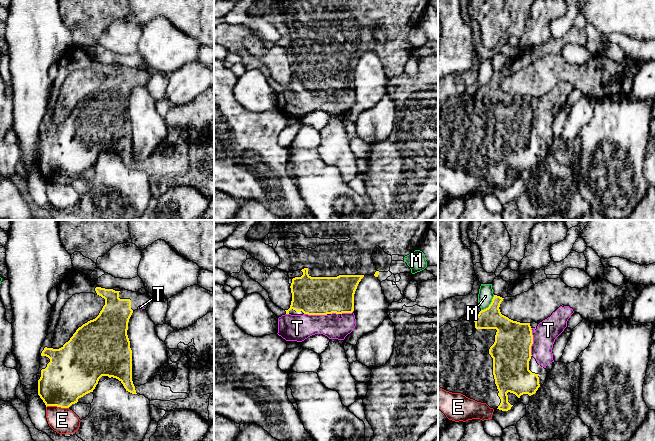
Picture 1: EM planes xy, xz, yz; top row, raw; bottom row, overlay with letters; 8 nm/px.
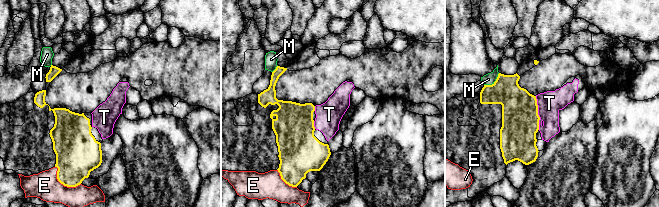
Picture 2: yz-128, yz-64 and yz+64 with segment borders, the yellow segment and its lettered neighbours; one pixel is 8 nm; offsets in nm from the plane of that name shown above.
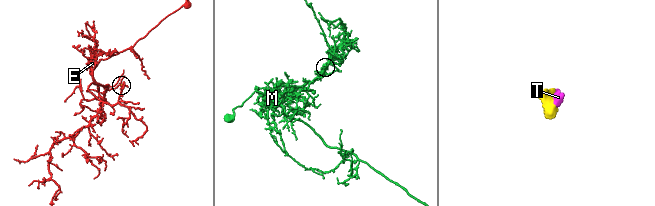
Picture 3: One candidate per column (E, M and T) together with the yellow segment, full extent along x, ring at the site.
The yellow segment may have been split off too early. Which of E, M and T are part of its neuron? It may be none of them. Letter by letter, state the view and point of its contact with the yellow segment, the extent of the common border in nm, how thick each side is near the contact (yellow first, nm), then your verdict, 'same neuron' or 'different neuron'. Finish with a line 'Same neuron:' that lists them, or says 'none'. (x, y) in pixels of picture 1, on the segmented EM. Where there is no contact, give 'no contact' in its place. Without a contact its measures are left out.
E: meets yellow in xy at (57, 406); contact 180 nm long; 380 nm thick on the yellow side, 200 nm on the other; different neuron
M: meets yellow in yz at (490, 304); contact 170 nm long; 180 nm thick on the yellow side, 120 nm on the other; different neuron
T: meets yellow in yz at (532, 342); contact 220 nm long; 320 nm thick on the yellow side, 180 nm on the other; same neuron
Same neuron: T

